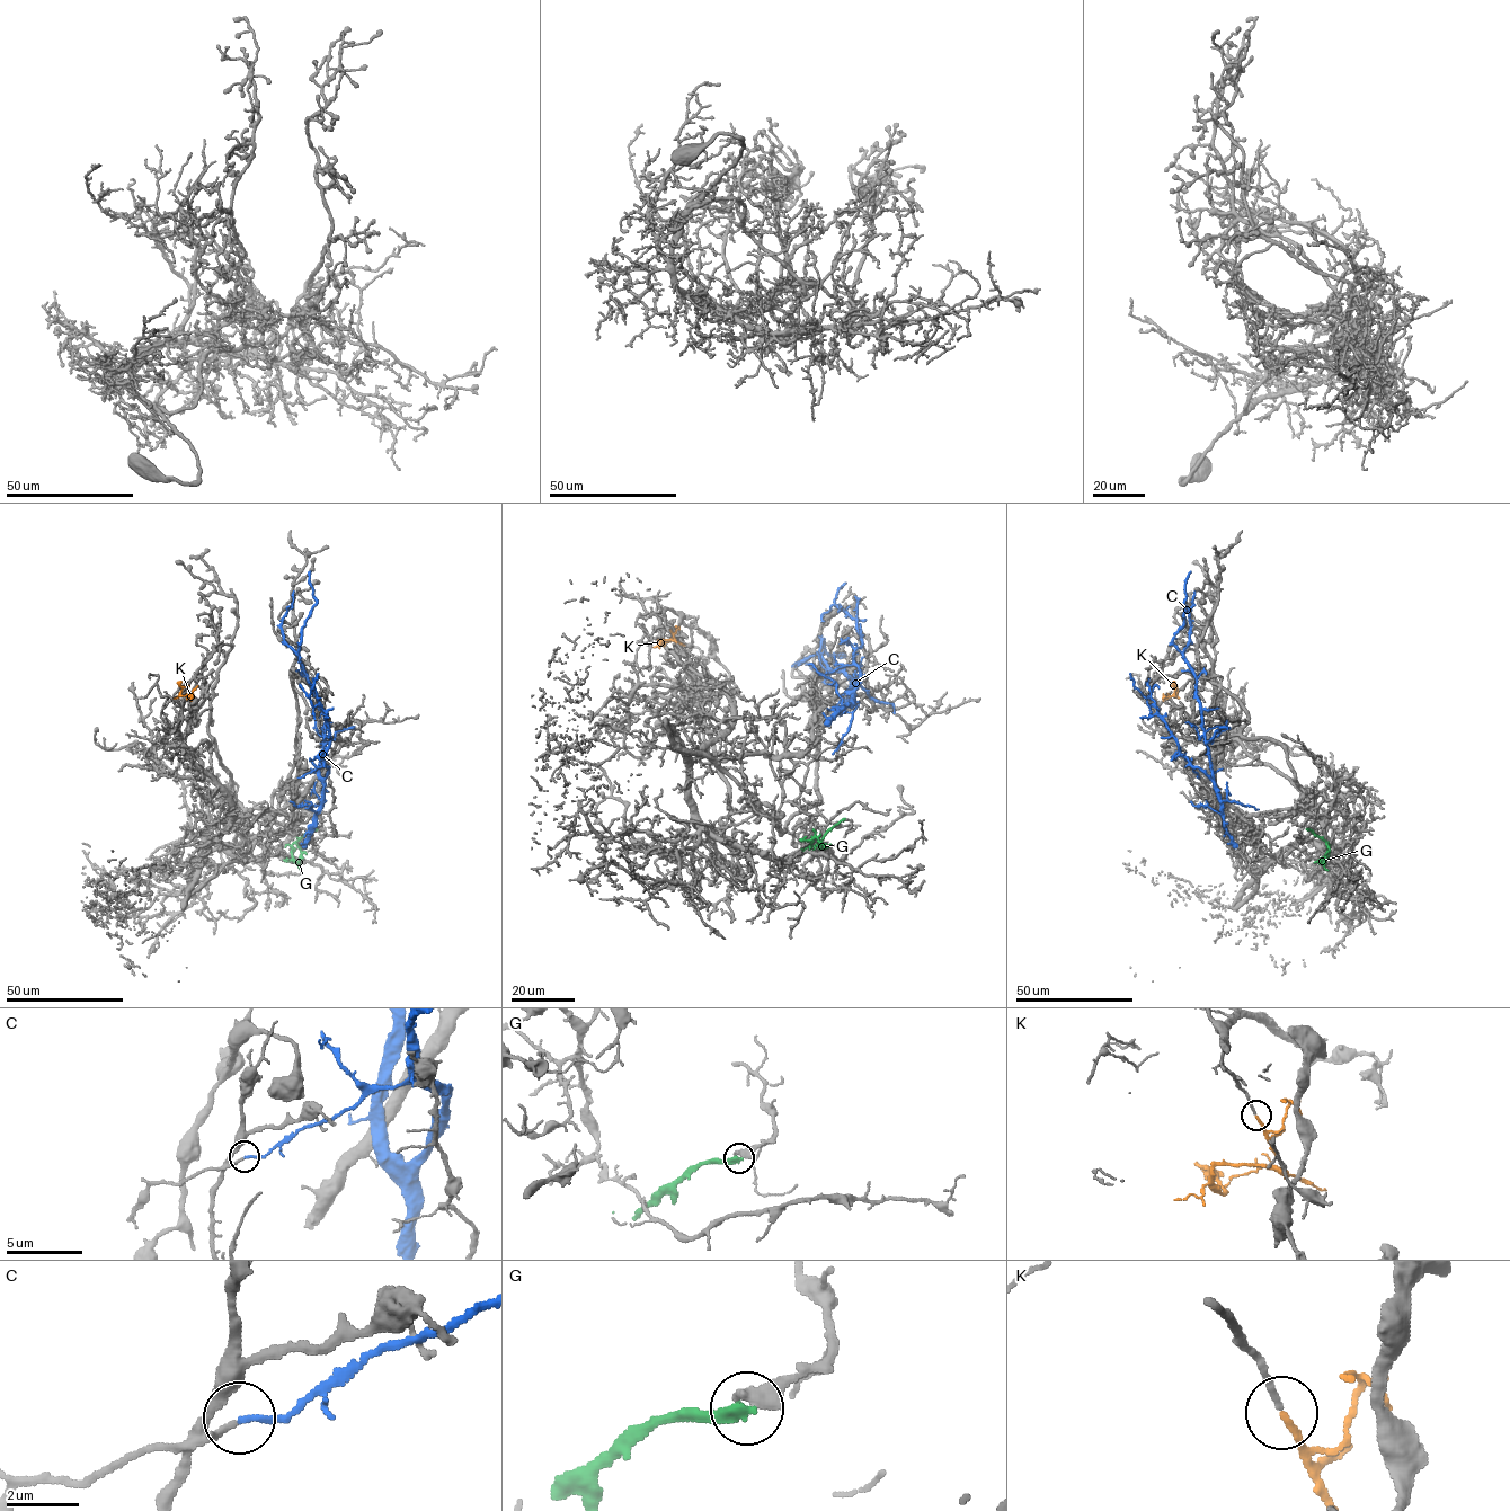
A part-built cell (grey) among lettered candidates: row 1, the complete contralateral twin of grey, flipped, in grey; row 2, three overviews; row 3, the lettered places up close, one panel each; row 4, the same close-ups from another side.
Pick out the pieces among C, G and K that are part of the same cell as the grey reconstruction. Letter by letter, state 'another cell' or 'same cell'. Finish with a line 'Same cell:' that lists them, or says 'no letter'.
C: another cell
G: another cell
K: same cell
Same cell: K

